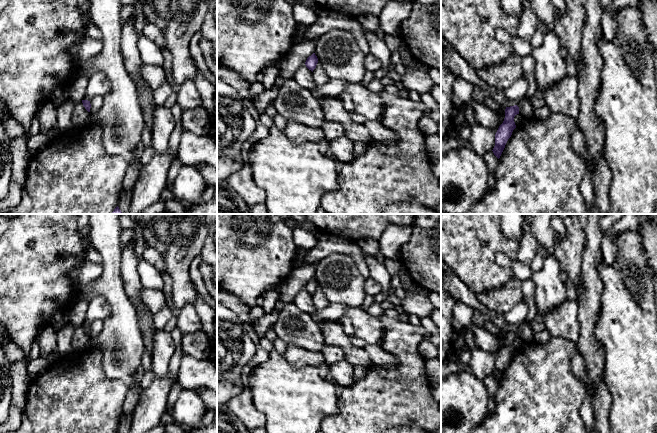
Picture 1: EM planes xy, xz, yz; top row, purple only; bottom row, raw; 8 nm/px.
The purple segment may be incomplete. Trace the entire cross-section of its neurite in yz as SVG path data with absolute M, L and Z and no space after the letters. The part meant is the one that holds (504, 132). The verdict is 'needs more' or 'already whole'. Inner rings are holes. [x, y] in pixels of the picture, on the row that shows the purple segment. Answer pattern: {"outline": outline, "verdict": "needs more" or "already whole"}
{"outline": "M517 105L506 107L505 118L495 134L495 146L492 150L498 159L500 158L508 139L511 137L513 130L516 128L514 117L517 114L519 114L519 107Z", "verdict": "already whole"}

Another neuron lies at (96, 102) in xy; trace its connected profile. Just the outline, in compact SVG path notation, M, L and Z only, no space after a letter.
M96 96L90 100L91 108L90 108L90 114L93 115L95 112L97 112L102 104L103 104L103 97L102 96Z

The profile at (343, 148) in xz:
M346 136L329 141L329 146L335 160L341 164L349 163L356 157L354 143Z

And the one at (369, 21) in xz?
M361 14L356 17L360 24L368 29L370 32L374 33L377 28L379 28L379 18L373 14Z

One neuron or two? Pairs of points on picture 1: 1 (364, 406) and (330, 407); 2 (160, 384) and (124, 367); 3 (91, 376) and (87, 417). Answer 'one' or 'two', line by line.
1: two
2: two
3: one

